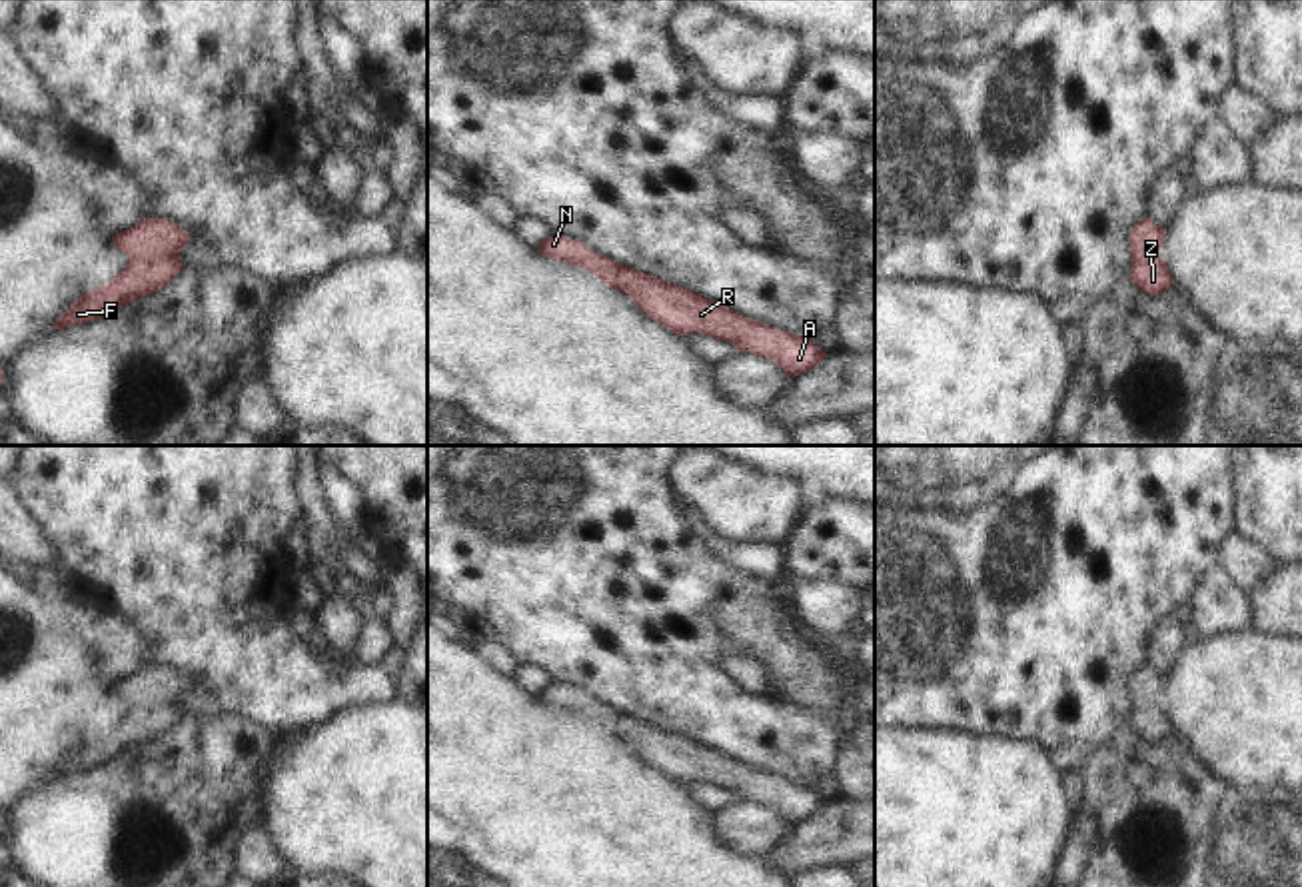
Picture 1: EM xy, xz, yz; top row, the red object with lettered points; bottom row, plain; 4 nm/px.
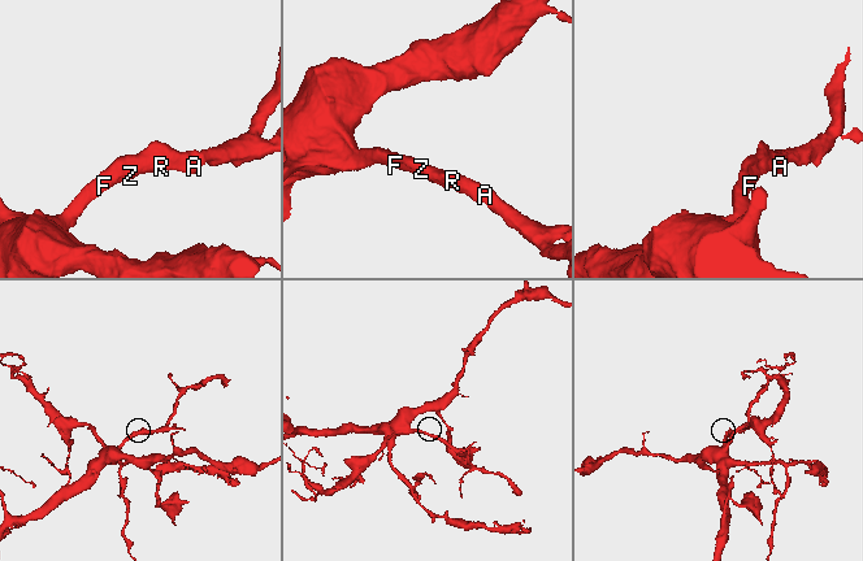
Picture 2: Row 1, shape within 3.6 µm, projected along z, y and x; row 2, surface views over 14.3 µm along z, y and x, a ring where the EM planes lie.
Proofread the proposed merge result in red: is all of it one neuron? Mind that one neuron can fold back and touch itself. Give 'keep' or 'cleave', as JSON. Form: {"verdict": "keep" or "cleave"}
{"verdict": "keep"}

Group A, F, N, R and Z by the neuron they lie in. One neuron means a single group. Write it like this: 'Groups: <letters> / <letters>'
Groups: A F N R Z

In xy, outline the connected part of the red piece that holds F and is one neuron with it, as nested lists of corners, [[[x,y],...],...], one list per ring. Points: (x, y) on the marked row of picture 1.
[[[144,218],[114,236],[114,246],[130,256],[130,262],[106,286],[76,298],[52,330],[64,330],[106,316],[142,296],[168,286],[184,268],[180,252],[190,234],[168,220]]]

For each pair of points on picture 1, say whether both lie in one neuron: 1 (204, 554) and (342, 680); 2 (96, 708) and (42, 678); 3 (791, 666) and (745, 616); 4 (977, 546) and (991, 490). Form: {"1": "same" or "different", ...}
{"1": "same", "2": "same", "3": "same", "4": "different"}

